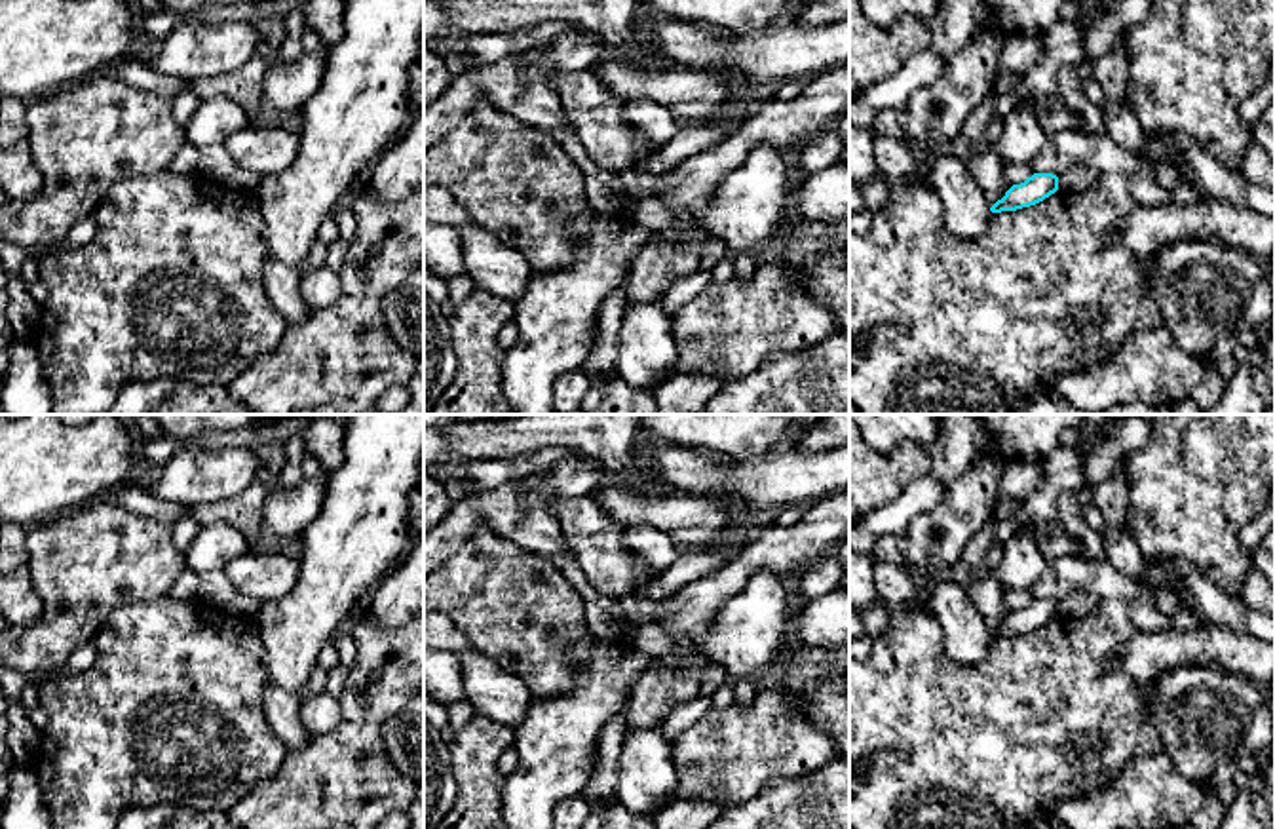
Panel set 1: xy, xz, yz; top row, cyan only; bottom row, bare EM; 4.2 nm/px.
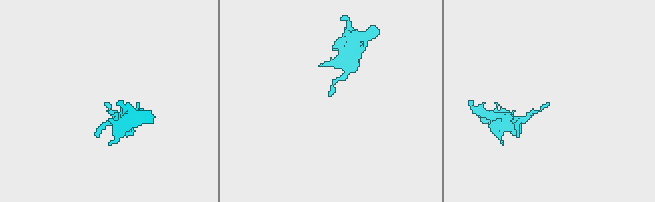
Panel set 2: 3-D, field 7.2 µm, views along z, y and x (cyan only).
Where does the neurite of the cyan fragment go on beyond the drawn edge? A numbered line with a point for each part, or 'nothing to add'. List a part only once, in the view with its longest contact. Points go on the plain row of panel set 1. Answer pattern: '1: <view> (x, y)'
nothing to add

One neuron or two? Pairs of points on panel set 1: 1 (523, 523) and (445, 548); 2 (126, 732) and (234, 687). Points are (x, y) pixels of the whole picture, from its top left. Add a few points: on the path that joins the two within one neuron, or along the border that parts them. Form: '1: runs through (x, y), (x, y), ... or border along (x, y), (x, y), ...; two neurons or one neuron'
1: runs through (502, 516), (474, 516), (462, 527); one neuron
2: runs through (152, 721), (187, 691), (208, 687); one neuron

